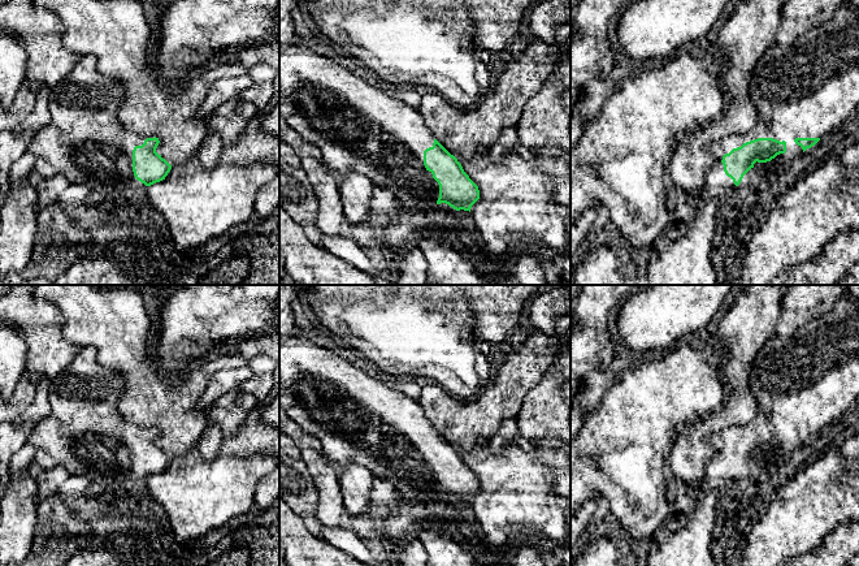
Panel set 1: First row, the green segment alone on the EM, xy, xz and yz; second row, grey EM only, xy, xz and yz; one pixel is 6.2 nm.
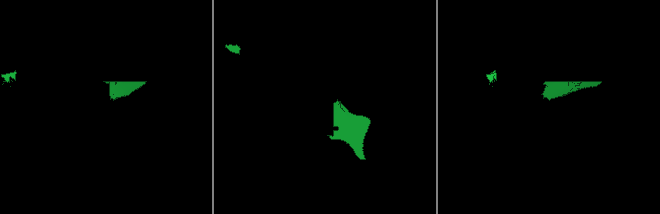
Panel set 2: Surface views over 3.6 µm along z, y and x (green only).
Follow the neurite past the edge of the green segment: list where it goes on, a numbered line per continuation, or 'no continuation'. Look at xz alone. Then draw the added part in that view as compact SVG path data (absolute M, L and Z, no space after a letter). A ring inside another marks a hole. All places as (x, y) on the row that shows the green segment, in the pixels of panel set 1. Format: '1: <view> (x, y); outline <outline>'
1: xz (359, 128); outline M300 43L279 47L279 116L320 148L325 167L338 176L355 172L376 185L407 191L426 203L418 219L437 204L439 185L424 165L424 151L433 147L435 138L418 111L396 100L389 88L368 83L318 49Z

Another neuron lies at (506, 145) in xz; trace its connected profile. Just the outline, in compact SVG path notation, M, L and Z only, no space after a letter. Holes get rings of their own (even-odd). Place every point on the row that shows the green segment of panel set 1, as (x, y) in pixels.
M515 126L504 129L495 144L489 148L491 156L500 161L508 155L516 154L517 139L519 135Z

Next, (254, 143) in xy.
M259 121L250 122L243 134L230 146L217 134L208 133L196 154L204 168L213 168L220 163L255 160L276 161L279 174L279 137L263 131Z

